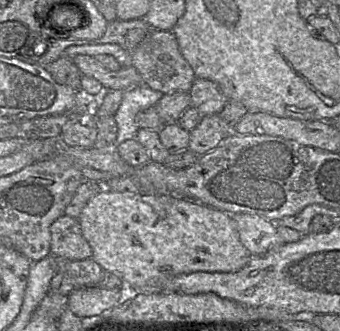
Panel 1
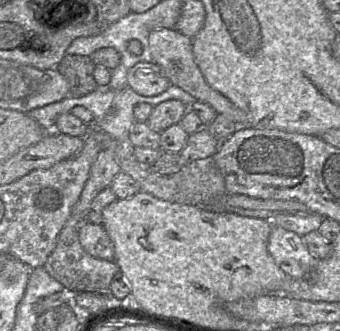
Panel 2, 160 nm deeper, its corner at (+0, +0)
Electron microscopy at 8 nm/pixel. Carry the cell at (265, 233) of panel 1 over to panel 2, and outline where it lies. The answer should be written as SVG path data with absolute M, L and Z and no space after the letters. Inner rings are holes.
M278 225L272 226L267 249L275 263L289 277L305 277L316 262L303 243L302 236Z

